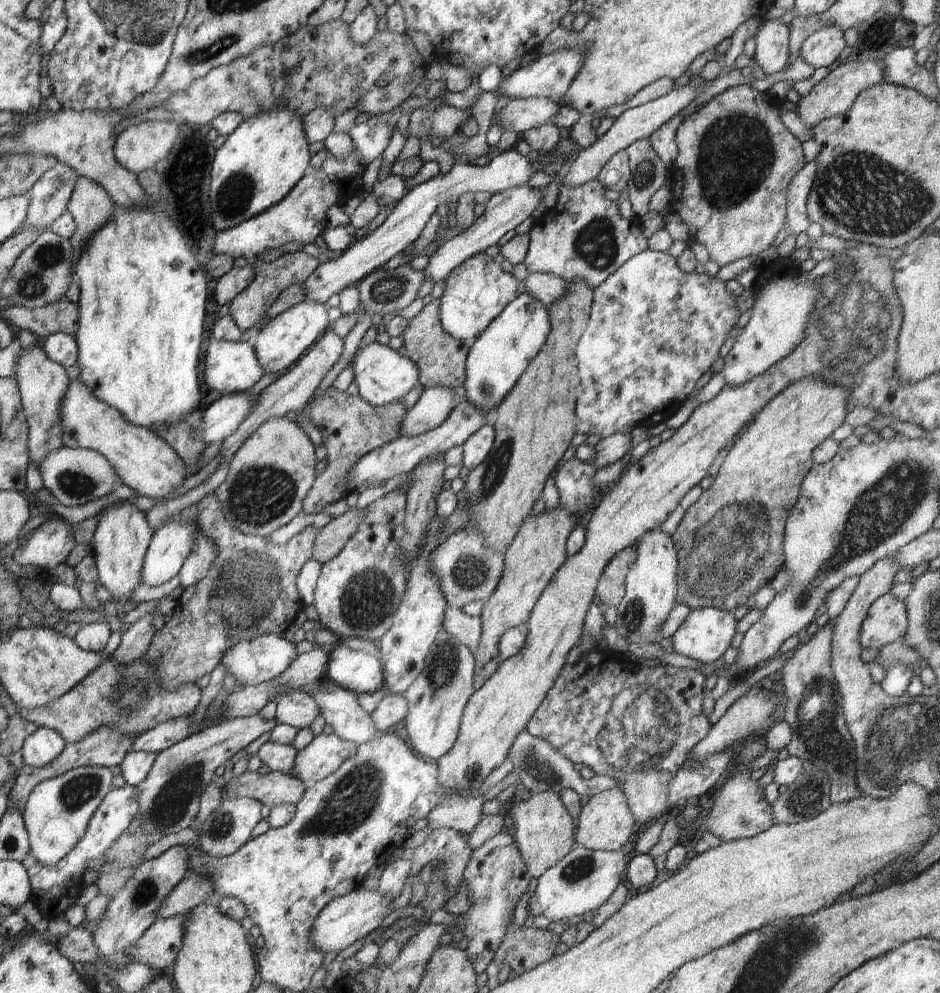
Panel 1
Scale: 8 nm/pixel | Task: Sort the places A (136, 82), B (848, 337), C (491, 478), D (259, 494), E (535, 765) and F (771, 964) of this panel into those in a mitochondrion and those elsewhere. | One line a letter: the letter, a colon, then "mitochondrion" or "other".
A: other
B: mitochondrion
C: mitochondrion
D: mitochondrion
E: mitochondrion
F: mitochondrion

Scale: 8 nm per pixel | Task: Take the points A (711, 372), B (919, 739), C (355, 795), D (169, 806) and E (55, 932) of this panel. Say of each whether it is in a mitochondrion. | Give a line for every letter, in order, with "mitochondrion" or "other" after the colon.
A: other
B: mitochondrion
C: mitochondrion
D: mitochondrion
E: other

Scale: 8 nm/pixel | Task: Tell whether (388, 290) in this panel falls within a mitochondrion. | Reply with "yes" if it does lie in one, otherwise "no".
yes

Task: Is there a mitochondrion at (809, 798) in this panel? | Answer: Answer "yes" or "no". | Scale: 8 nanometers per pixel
yes

